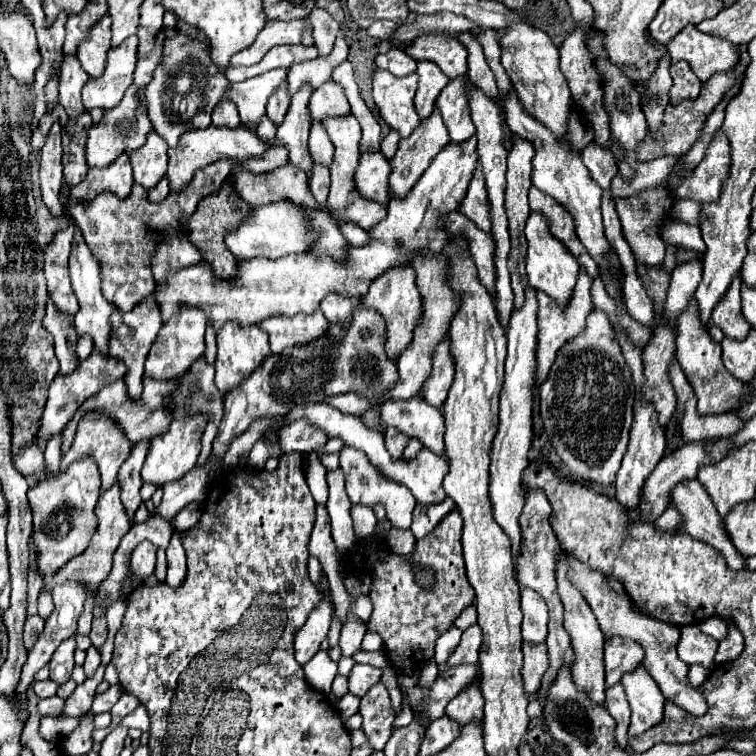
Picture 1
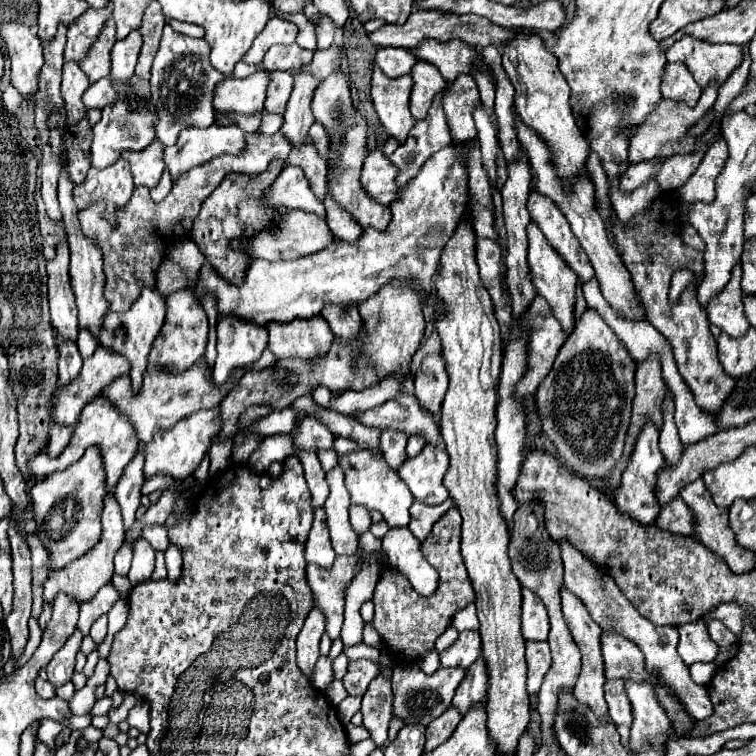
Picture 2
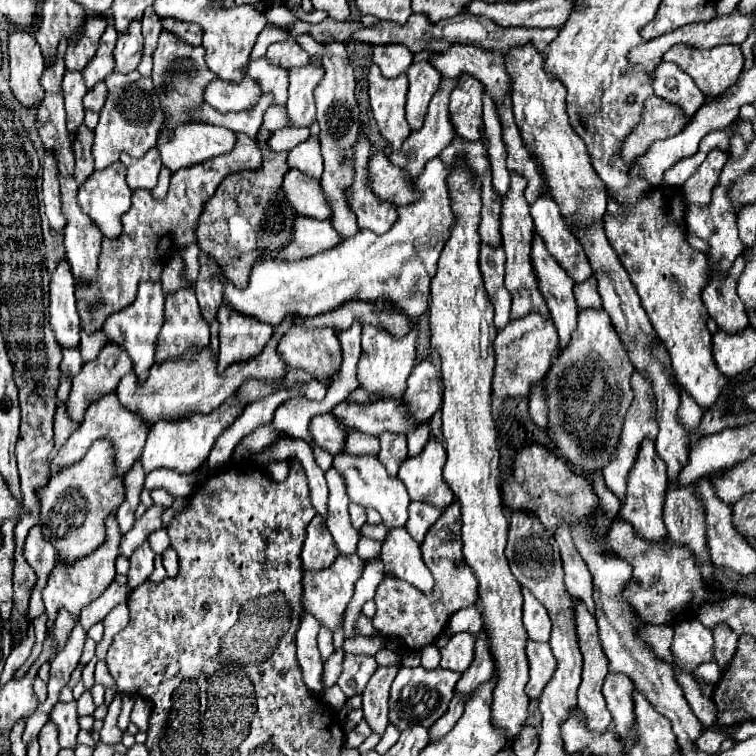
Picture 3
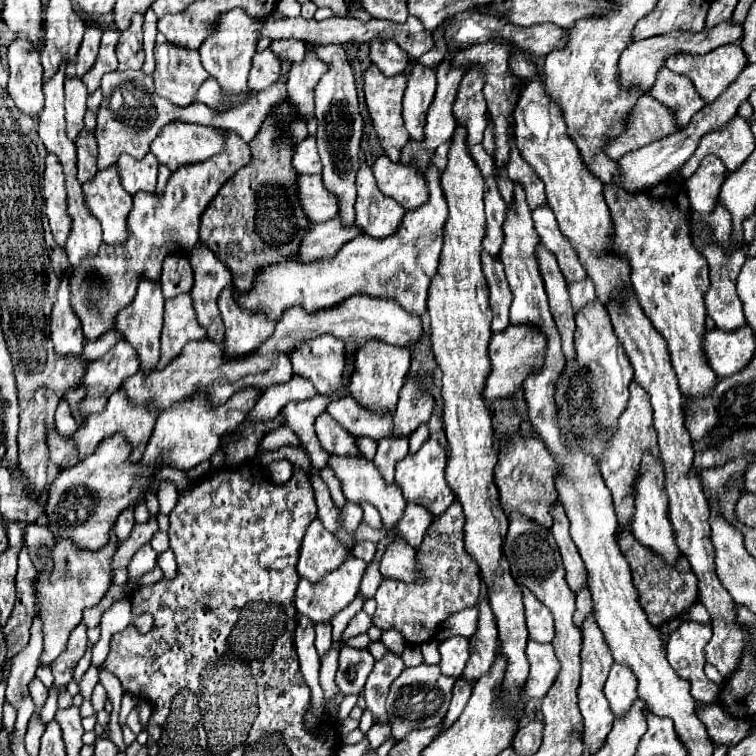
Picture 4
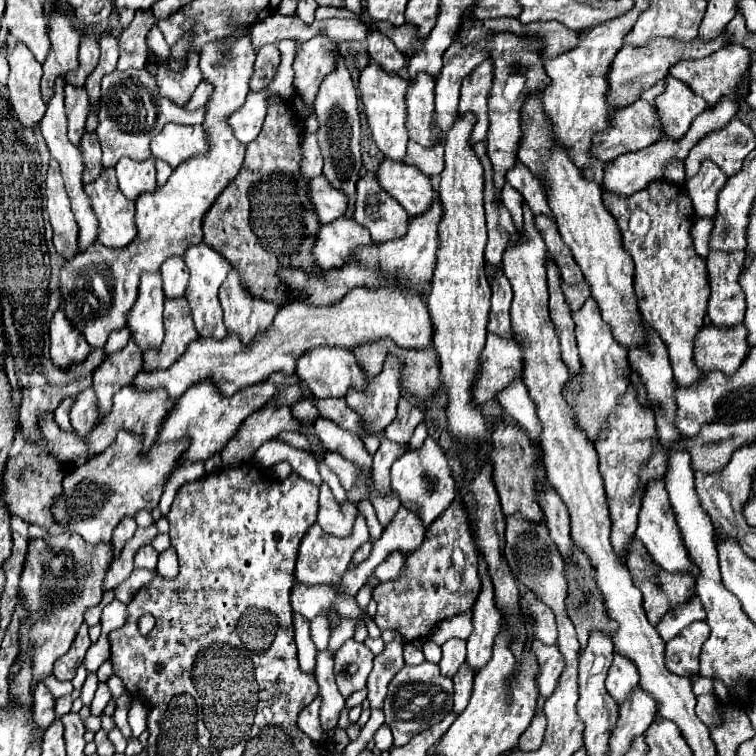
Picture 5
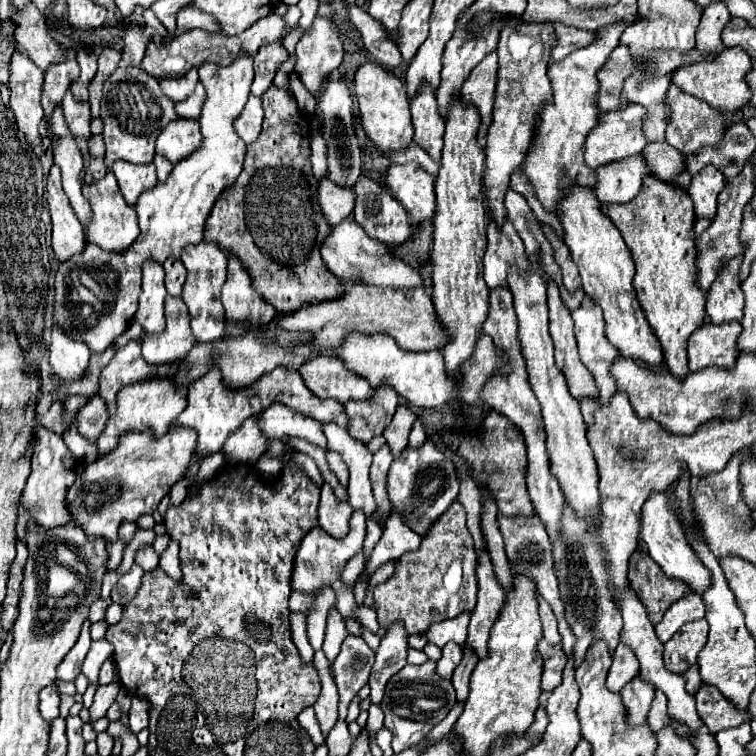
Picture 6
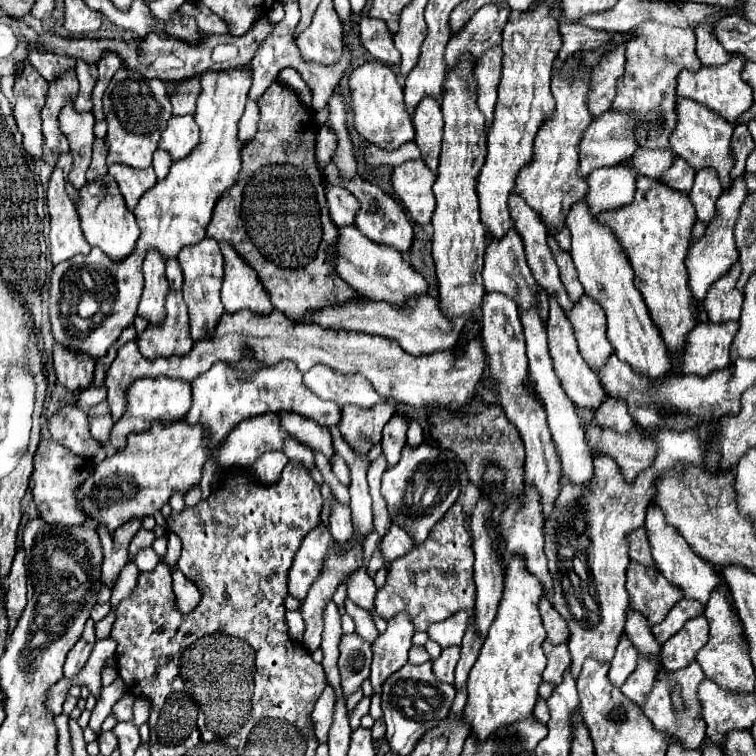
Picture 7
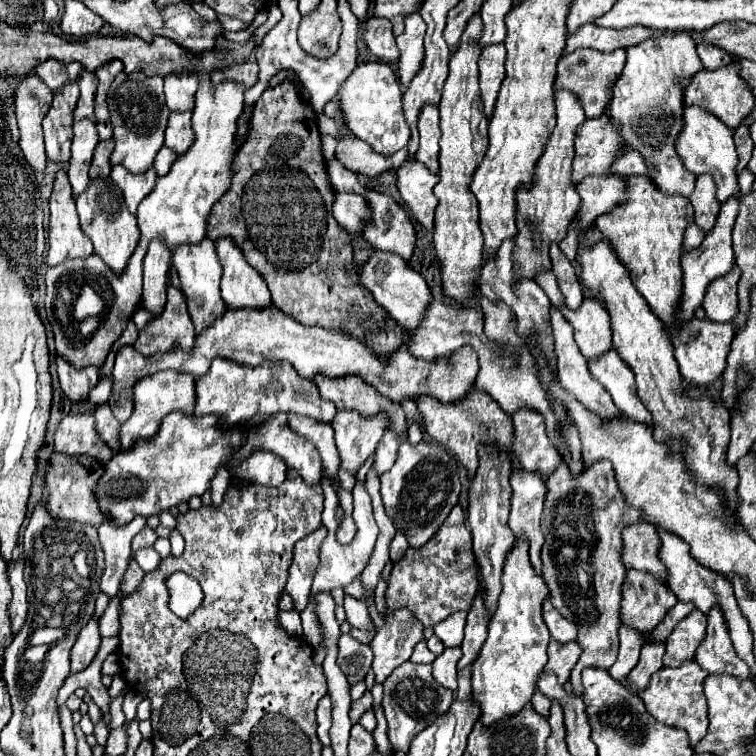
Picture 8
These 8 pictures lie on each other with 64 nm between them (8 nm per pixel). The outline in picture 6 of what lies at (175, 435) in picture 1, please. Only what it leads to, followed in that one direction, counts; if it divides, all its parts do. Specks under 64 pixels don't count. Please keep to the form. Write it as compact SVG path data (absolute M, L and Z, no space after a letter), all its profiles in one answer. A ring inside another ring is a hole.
M278 366L276 370L264 374L262 378L258 378L252 386L248 388L238 388L238 390L230 390L222 384L220 372L218 370L210 370L208 374L204 374L202 378L198 378L196 382L192 382L188 386L188 404L184 408L184 412L172 422L170 428L192 428L198 434L196 440L196 456L198 458L206 458L214 452L220 452L226 438L240 428L240 424L254 416L260 414L264 408L268 408L272 402L282 402L288 404L290 408L294 408L296 412L302 412L318 422L334 422L342 428L346 428L346 410L340 402L334 400L322 400L316 398L306 384L302 382L302 376L298 374L298 370L286 370L282 366Z

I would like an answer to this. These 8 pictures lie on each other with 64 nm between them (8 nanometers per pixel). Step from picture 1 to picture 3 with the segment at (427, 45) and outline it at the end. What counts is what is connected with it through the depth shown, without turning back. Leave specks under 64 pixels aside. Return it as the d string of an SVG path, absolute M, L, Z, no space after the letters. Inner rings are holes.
M452 44L446 52L428 54L428 62L444 78L458 78L458 74L476 76L480 82L484 82L496 104L508 90L508 74L502 54L480 50L470 44Z

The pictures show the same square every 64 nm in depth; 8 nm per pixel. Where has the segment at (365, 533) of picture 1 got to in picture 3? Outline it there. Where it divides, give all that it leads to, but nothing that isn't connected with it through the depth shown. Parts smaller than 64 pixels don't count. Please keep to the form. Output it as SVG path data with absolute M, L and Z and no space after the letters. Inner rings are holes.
M352 504L350 506L350 522L356 530L360 530L364 524L366 524L366 510L358 504Z

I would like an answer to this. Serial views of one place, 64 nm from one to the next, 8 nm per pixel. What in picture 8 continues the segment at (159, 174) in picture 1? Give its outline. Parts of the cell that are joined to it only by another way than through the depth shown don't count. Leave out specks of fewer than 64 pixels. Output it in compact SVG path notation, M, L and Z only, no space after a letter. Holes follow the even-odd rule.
M112 166L110 178L120 186L128 210L134 214L144 196L148 196L156 184L156 172L148 168L142 174L134 174L124 166Z

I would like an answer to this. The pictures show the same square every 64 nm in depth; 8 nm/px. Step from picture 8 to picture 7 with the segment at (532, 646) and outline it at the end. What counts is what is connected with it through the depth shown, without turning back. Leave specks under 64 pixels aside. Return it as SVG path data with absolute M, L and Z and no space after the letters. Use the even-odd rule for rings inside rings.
M514 556L506 564L504 596L500 600L498 614L468 676L468 702L462 720L470 726L470 734L474 734L480 742L486 742L486 738L502 726L510 726L514 722L530 718L538 702L542 670L546 668L546 656L542 652L546 630L538 614L542 584L538 582L538 578L528 574L522 564L524 562L520 556Z

